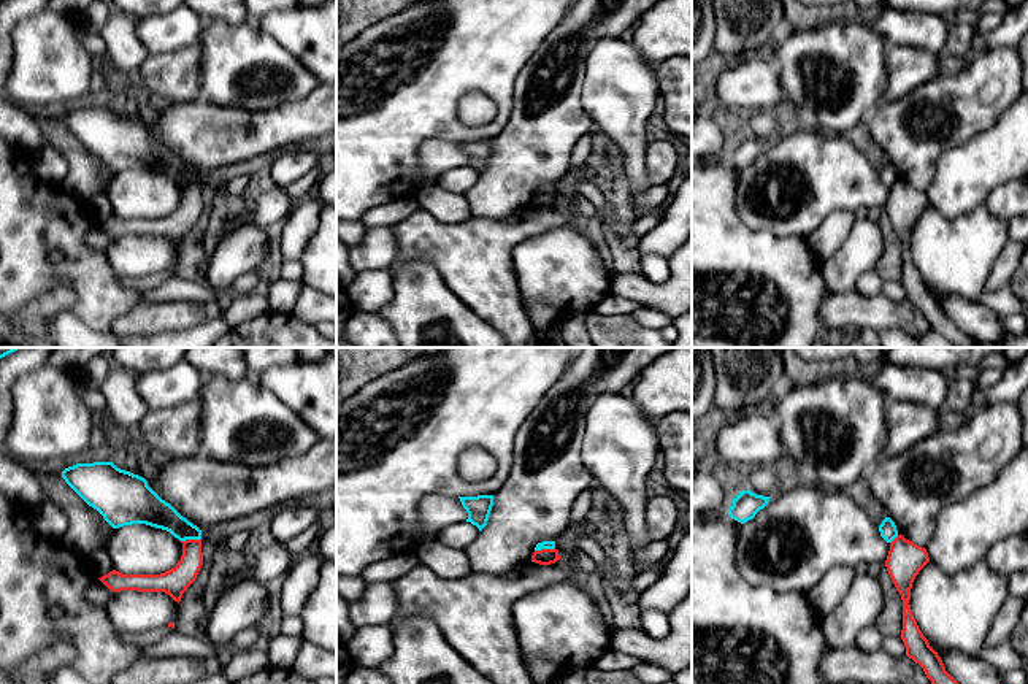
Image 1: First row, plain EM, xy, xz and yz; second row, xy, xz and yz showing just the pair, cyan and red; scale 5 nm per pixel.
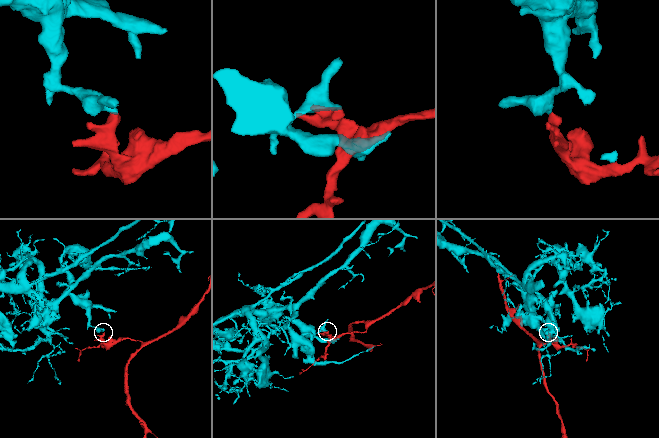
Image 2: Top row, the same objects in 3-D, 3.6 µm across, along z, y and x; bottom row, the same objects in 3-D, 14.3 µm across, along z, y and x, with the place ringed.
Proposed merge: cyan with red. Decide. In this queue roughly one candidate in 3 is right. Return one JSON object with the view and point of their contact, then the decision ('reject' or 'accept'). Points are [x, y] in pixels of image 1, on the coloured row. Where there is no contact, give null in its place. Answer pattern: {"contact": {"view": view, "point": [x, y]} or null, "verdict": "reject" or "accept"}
{"contact": {"view": "xy", "point": [191, 538]}, "verdict": "reject"}

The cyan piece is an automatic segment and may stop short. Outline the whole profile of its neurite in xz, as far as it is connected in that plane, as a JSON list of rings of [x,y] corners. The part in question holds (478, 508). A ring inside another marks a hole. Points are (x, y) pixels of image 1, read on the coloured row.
[[[493,495],[458,497],[458,498],[468,513],[466,522],[471,522],[481,532],[487,525],[493,506]]]

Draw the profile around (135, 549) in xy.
[[[132,524],[114,528],[106,551],[122,574],[160,574],[181,560],[182,543],[167,530]]]

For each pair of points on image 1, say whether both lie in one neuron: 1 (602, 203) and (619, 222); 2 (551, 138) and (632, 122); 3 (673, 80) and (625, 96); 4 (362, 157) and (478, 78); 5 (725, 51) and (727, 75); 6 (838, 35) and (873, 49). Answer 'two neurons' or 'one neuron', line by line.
1: one neuron
2: two neurons
3: two neurons
4: one neuron
5: two neurons
6: one neuron

